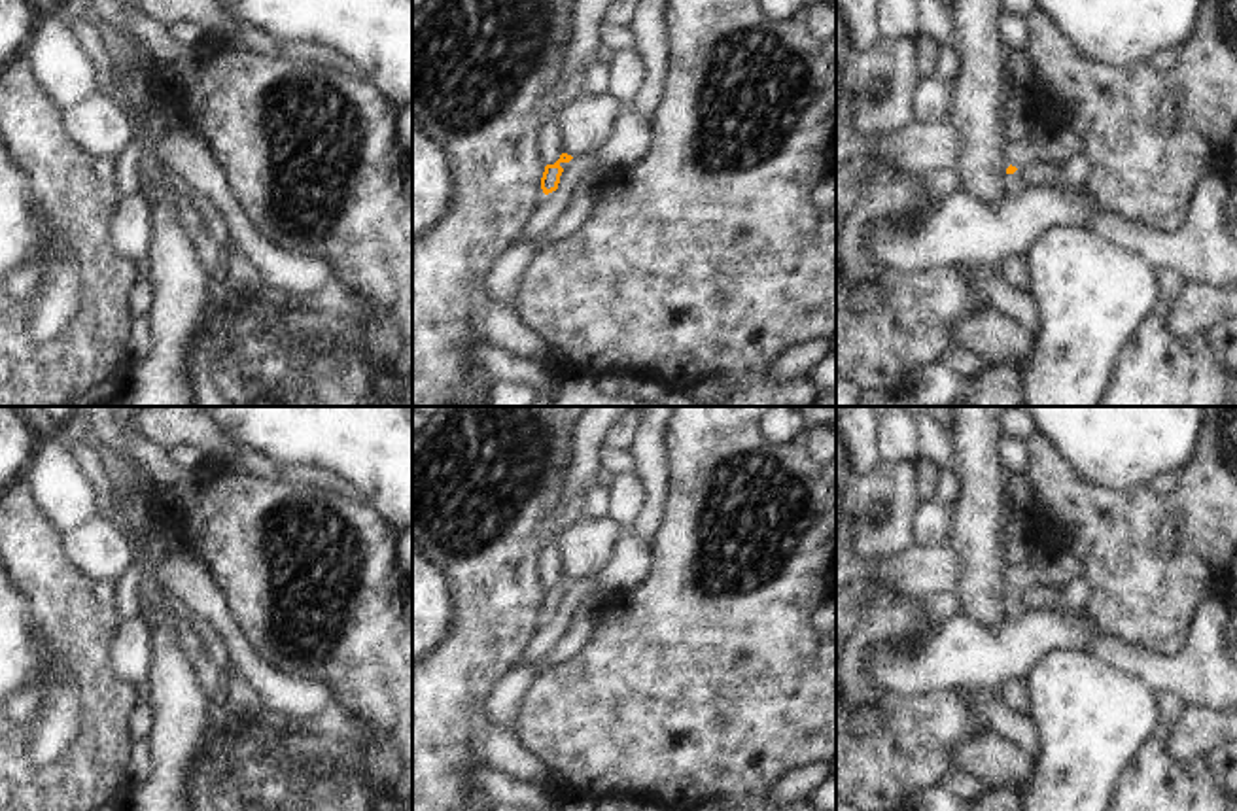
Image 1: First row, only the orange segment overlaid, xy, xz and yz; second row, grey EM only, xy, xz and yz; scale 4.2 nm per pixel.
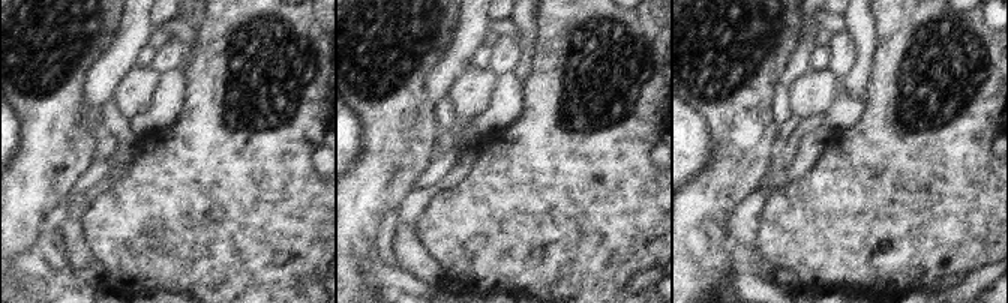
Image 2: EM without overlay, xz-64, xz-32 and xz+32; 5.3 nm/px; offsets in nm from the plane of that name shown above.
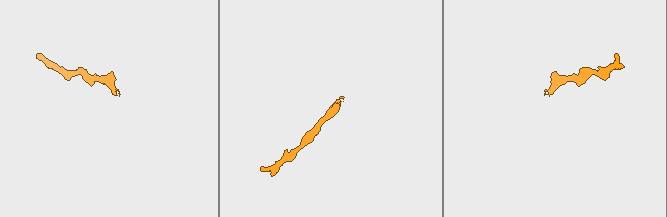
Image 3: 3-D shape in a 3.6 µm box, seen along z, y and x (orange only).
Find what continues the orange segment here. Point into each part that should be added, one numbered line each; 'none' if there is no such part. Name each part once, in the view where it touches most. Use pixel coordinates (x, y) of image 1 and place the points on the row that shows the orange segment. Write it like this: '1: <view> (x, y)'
none

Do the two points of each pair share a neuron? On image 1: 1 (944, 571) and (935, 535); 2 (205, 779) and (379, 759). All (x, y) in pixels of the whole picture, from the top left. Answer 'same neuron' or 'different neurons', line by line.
1: different neurons
2: same neuron

